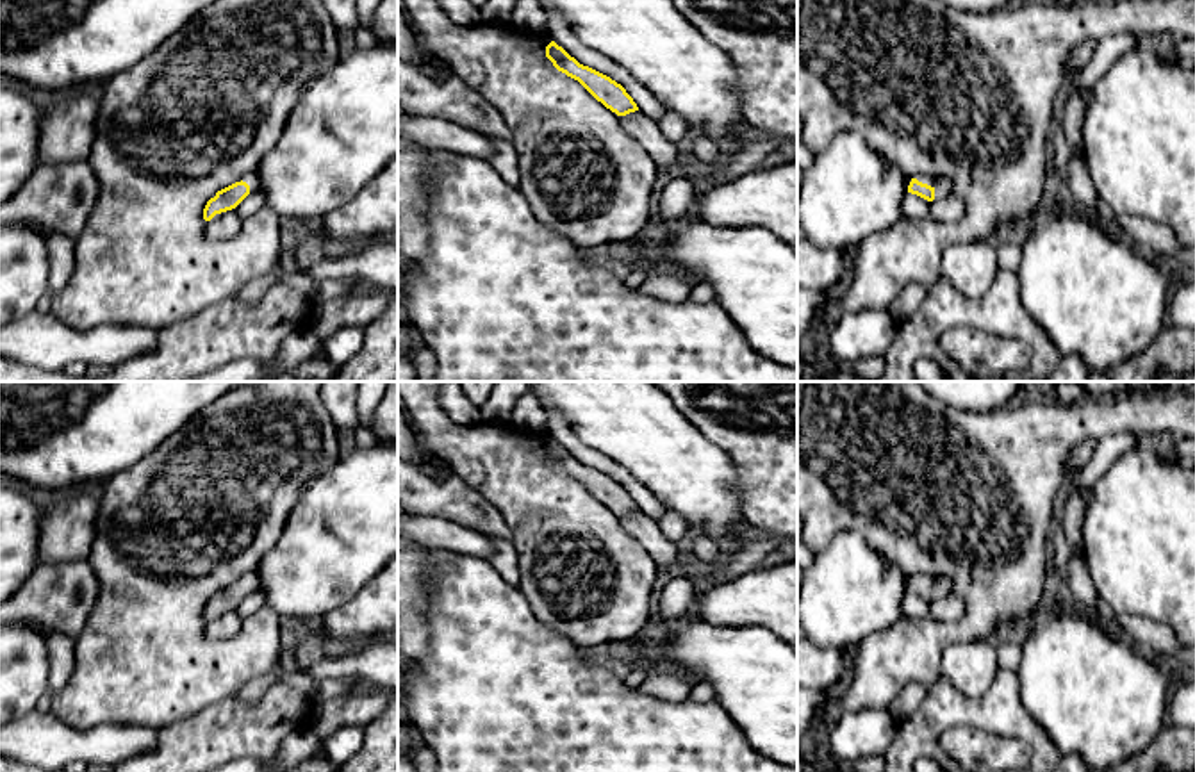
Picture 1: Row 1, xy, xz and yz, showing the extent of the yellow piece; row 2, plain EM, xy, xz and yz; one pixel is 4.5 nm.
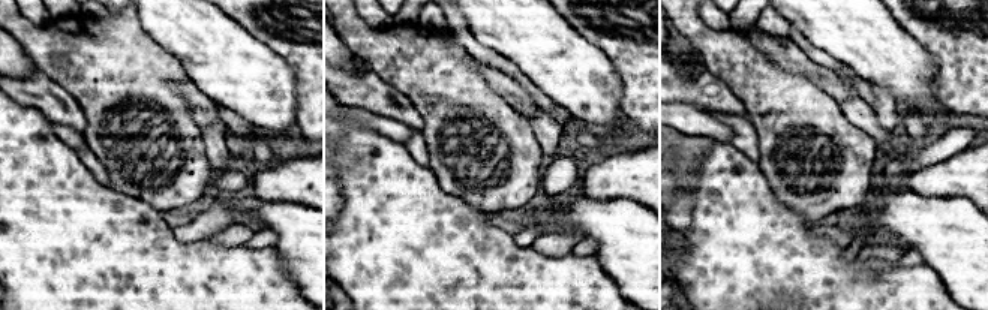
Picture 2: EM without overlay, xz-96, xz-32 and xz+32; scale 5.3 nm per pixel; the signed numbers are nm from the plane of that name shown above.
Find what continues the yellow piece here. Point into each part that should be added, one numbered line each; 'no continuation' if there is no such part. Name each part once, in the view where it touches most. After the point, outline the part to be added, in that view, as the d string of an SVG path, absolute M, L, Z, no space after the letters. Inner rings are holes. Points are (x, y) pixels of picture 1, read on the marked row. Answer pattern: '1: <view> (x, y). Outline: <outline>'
1: yz (942, 186). Outline: M917 177L919 182L927 184L935 189L935 198L940 200L944 196L949 196L952 182L949 178L927 178L927 177Z

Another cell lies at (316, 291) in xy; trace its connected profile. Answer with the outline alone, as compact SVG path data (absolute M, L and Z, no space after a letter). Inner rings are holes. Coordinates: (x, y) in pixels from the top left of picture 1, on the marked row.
M298 271L291 275L282 275L280 283L296 289L300 294L307 296L312 303L326 301L334 298L348 296L351 285L358 282L357 278L328 278L328 280L312 280L309 273Z

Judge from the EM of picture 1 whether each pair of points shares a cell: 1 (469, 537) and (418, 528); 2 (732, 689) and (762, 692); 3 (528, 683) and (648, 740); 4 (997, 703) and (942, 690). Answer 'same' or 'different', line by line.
1: same
2: same
3: same
4: same

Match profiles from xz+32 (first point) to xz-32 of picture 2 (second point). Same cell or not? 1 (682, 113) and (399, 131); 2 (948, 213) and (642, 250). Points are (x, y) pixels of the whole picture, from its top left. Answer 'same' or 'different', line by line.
1: same
2: same

